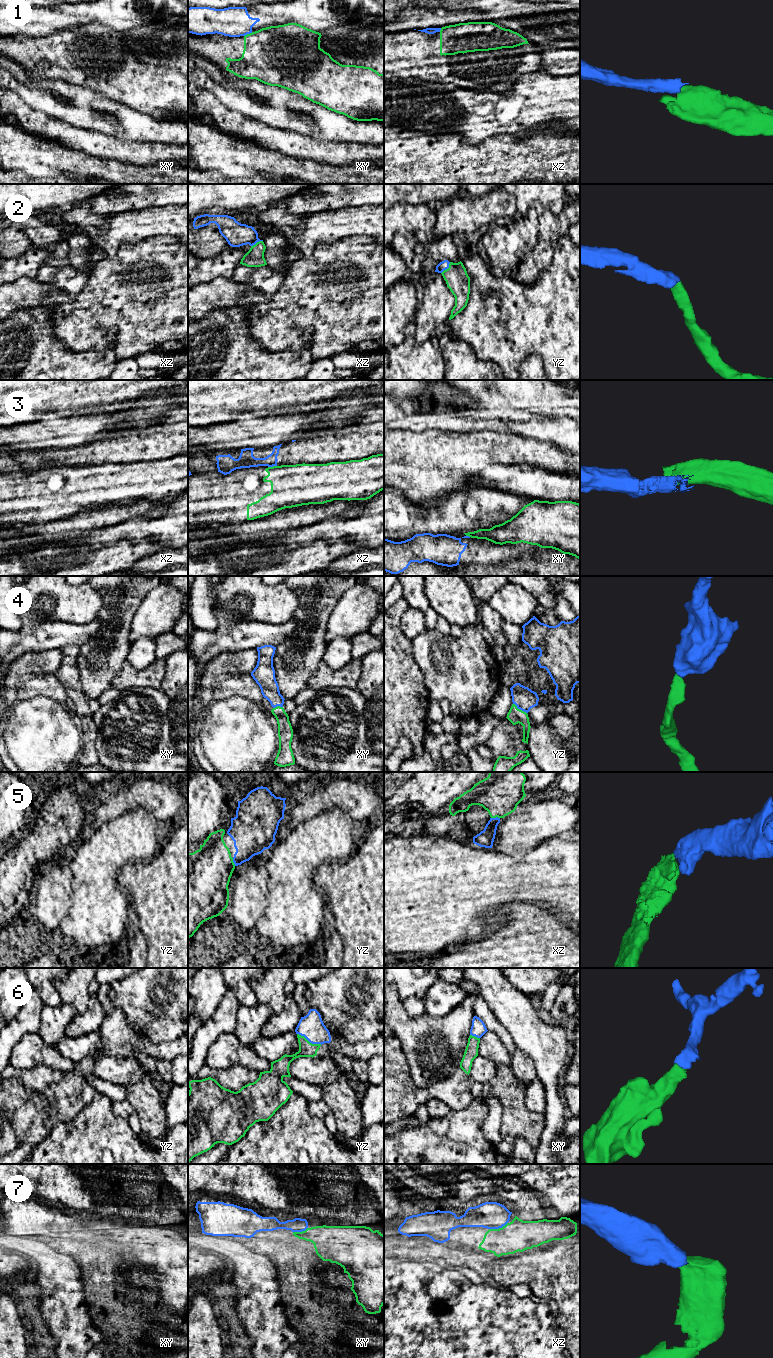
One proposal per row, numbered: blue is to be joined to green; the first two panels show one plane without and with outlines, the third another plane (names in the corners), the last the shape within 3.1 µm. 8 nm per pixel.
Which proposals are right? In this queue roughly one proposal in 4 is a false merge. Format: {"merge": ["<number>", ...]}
{"merge": ["2", "4", "5", "6", "7"]}

